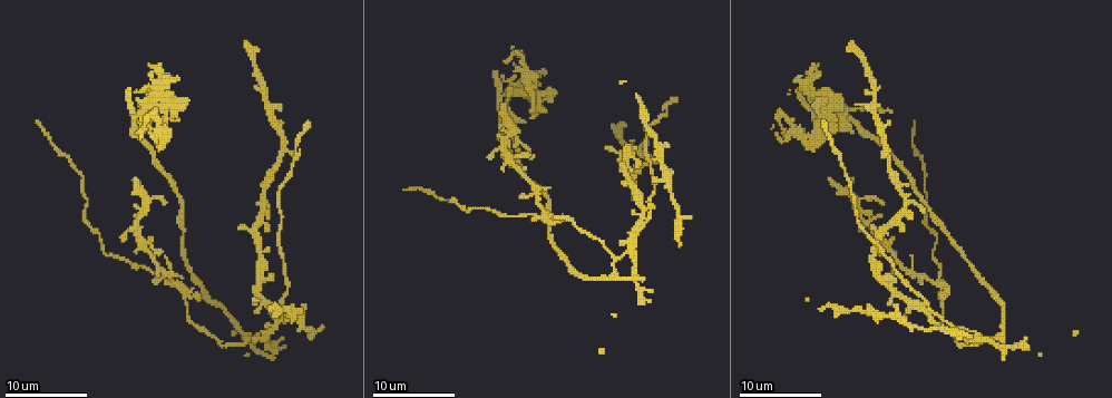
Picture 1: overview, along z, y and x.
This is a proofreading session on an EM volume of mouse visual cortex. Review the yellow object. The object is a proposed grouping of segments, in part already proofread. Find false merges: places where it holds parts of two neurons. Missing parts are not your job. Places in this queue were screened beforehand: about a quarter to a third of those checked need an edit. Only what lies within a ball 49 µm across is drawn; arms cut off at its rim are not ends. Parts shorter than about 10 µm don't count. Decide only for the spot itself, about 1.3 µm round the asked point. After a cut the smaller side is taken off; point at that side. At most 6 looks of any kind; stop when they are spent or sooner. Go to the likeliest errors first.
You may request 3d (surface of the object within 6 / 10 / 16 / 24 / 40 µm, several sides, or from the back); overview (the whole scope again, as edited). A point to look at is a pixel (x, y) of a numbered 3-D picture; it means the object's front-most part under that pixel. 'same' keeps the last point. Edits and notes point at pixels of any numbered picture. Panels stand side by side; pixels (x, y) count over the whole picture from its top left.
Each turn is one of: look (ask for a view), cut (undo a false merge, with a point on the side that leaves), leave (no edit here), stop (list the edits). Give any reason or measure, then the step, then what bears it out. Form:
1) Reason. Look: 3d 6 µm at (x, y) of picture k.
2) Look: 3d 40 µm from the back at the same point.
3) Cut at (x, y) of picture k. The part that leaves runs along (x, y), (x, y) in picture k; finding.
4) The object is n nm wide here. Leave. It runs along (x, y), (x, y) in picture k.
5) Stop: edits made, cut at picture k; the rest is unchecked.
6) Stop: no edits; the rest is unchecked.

Four arms meet. Look: 3d 6 µm at (949, 326) of picture 1.

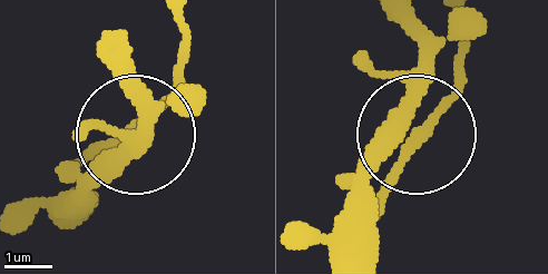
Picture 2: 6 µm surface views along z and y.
Leave. All the same neuron.

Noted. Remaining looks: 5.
Small branch off a trunk. Look: 3d 10 µm at (541, 215) of picture 1.

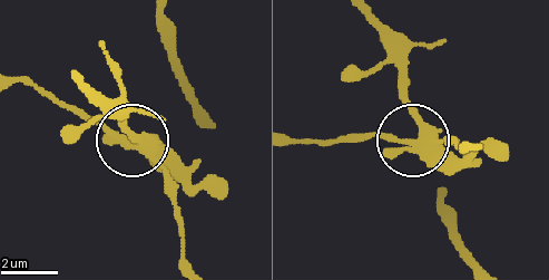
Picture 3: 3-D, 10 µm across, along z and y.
Look: 3d 10 µm from the back at (420, 135) of picture 3.

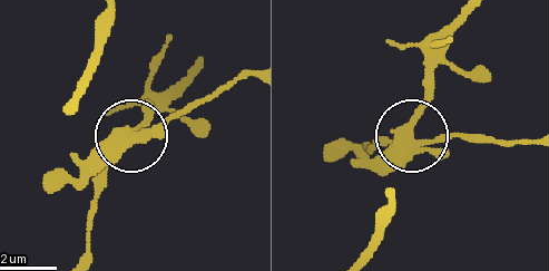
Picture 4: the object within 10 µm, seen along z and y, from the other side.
The object is 400 nm wide here. Cut at (95, 154) of picture 4. Two neurons meet here.

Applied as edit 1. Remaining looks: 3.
Thin arm on a thick one. Look: 3d 16 µm at (623, 255) of picture 1.

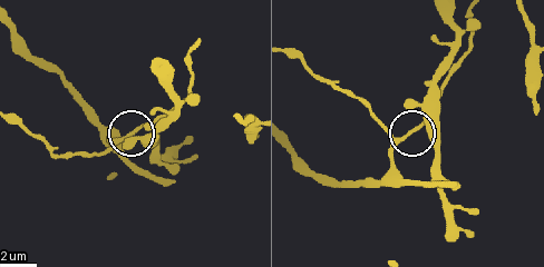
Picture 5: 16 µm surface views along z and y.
Leave. It runs along (93, 108), (94, 119), (110, 138), (128, 136), (158, 117) in picture 5; all the same neuron.

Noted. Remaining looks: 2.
Stop: edits made, cut at picture 4; the rest is unchecked.

